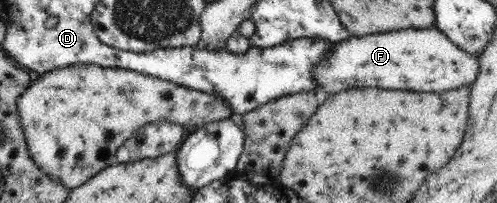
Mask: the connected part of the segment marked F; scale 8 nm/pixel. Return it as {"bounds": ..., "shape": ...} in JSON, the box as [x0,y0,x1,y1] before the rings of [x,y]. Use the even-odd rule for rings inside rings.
{"bounds":[311,28,478,93],"shape":[[[409,28],[365,36],[351,36],[345,41],[333,42],[331,53],[311,69],[311,79],[317,82],[315,91],[321,88],[325,93],[335,93],[349,87],[379,87],[379,89],[407,89],[407,91],[433,93],[433,91],[449,91],[459,87],[469,88],[475,81],[477,69],[478,56],[457,48],[437,28]]]}

